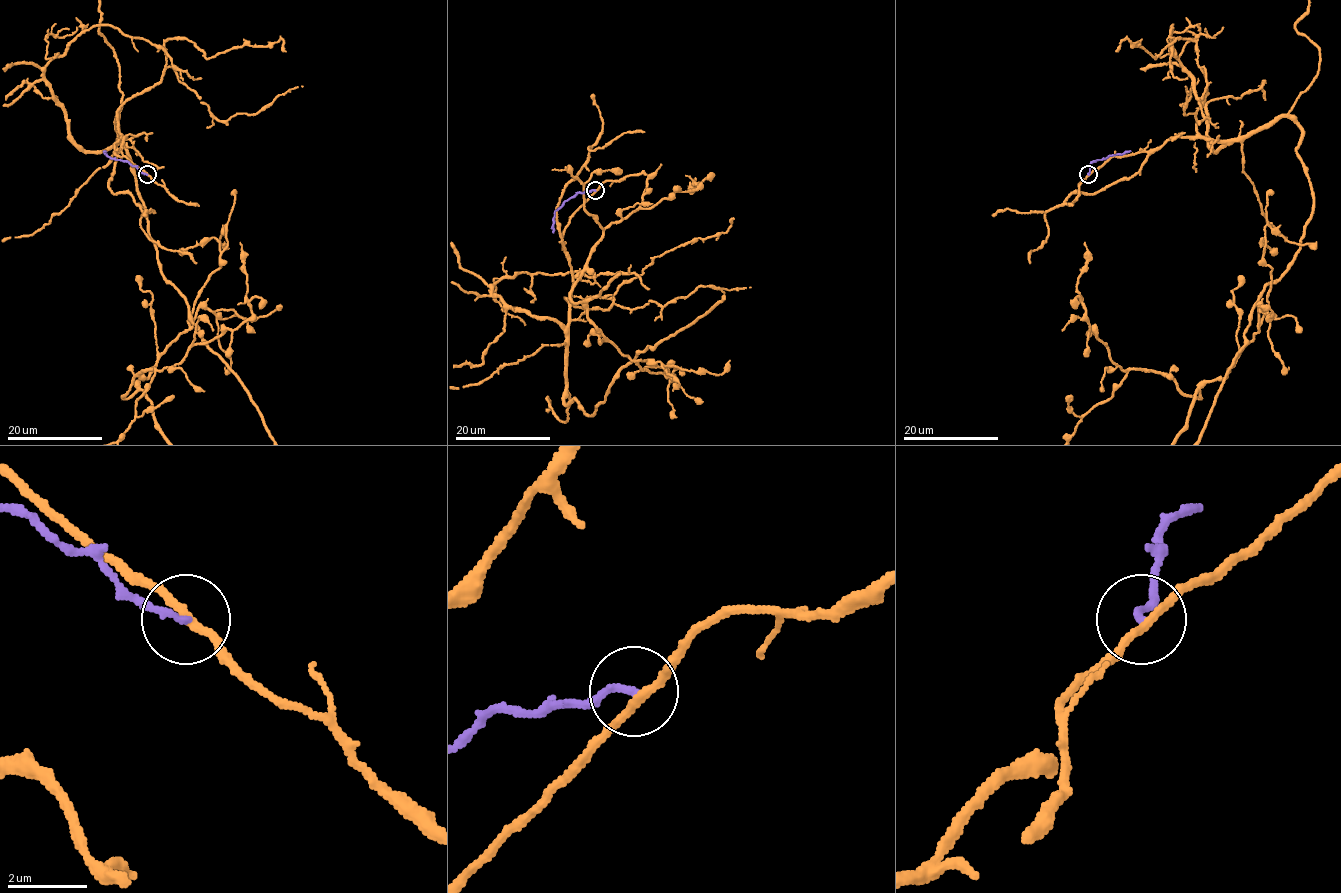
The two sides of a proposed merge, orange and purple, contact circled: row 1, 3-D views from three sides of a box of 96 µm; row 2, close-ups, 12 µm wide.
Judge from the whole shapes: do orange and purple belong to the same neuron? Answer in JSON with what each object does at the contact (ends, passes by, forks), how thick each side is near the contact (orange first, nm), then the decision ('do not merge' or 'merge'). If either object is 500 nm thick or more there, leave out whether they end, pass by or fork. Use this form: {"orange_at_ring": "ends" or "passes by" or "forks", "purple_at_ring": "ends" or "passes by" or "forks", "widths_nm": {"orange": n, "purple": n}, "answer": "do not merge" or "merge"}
{"orange_at_ring": "passes by", "purple_at_ring": "ends", "widths_nm": {"orange": 200, "purple": 180}, "answer": "do not merge"}

